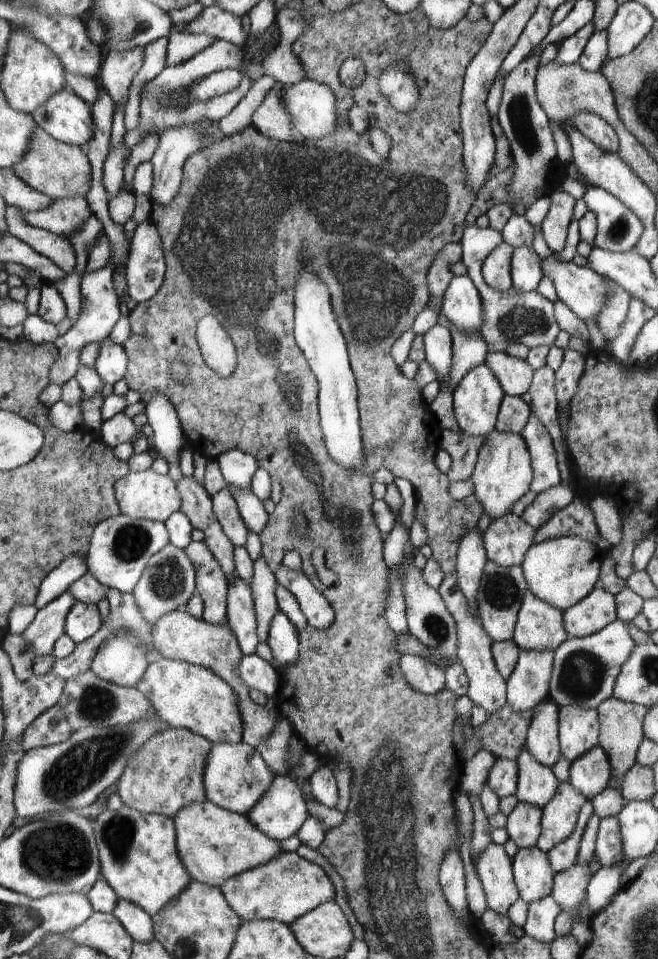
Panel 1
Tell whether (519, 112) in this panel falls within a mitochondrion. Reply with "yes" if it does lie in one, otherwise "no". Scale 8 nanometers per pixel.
yes

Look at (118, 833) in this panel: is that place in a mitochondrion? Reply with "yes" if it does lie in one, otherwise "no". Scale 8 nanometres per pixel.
yes

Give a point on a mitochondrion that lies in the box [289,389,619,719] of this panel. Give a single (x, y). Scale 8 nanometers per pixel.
(582, 675)

